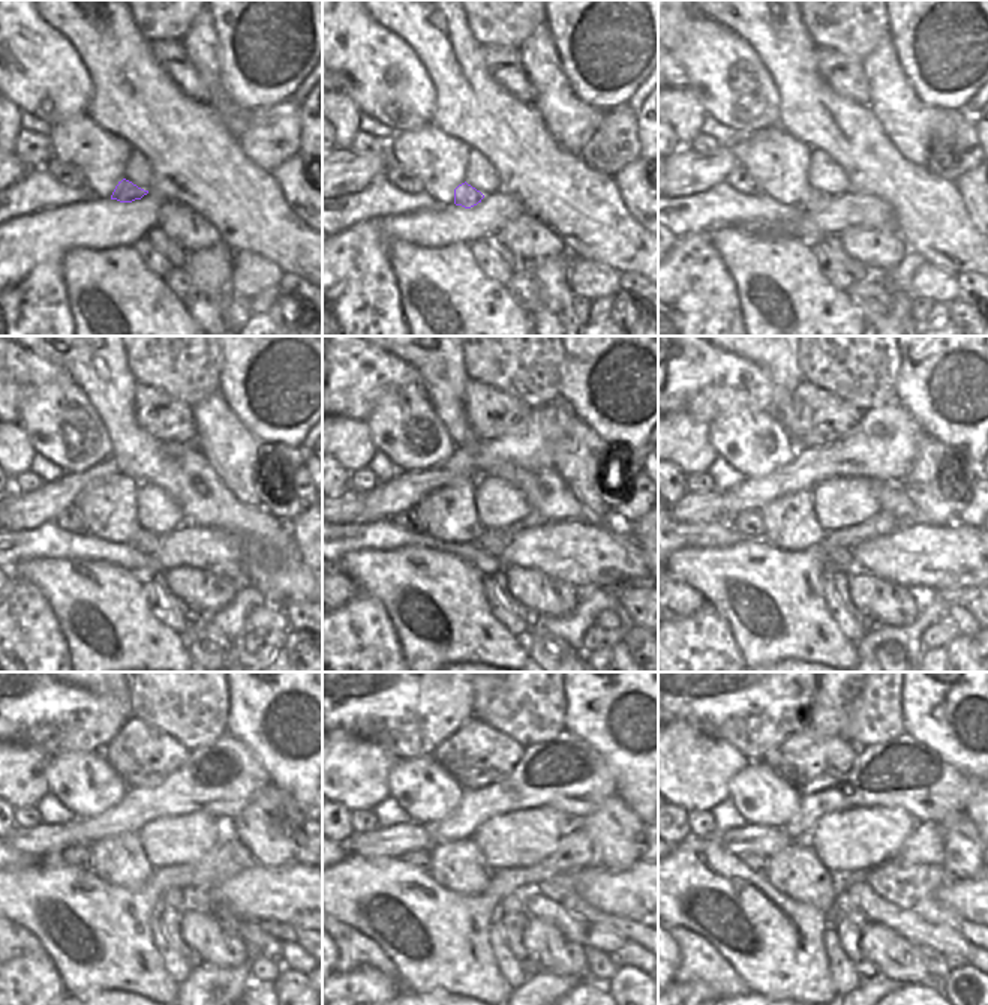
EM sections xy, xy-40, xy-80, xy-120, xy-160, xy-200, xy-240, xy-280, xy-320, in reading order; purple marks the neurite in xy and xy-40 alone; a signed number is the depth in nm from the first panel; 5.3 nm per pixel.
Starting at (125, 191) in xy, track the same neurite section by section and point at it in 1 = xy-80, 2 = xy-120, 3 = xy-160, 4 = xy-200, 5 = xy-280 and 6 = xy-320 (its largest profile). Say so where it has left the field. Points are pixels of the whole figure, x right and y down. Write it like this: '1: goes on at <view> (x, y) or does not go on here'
1: goes on at xy-80 (813, 201)
2: goes on at xy-120 (144, 540)
3: goes on at xy-160 (494, 542)
4: goes on at xy-200 (841, 560)
5: goes on at xy-280 (513, 903)
6: goes on at xy-320 (846, 905)

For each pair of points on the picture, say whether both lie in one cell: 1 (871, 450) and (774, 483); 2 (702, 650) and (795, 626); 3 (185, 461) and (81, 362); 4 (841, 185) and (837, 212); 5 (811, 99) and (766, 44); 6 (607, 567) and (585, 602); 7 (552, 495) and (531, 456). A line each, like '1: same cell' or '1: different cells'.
1: same cell
2: different cells
3: same cell
4: different cells
5: same cell
6: different cells
7: different cells

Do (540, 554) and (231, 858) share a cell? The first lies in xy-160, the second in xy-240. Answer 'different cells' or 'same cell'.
different cells

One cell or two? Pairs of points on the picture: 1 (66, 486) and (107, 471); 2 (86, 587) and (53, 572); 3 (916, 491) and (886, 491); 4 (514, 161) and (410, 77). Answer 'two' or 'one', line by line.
1: one
2: one
3: two
4: two

